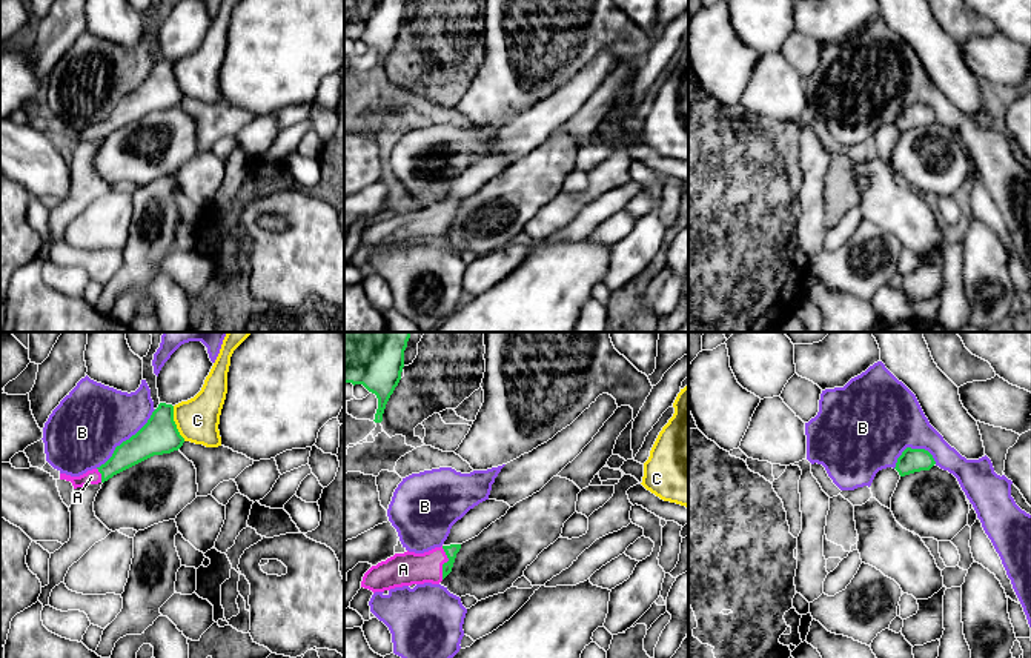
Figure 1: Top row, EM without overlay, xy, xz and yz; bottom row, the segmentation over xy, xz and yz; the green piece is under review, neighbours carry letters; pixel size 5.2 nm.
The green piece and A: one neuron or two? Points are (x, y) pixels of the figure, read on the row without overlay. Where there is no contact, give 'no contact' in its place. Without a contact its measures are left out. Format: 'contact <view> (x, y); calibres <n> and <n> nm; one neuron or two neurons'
contact xz (444, 219); calibres 70 and 180 nm; one neuron

